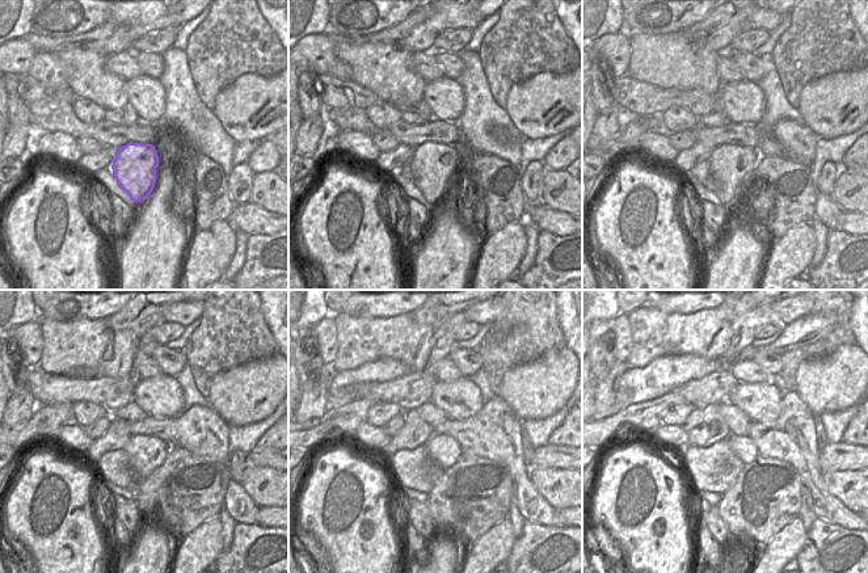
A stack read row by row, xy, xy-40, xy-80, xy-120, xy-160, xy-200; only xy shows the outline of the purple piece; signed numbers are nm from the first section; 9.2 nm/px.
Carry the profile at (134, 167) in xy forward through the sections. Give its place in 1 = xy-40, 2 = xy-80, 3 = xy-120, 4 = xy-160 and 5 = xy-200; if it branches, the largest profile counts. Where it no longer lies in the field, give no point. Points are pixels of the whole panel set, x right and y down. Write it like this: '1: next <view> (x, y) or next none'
1: next xy-40 (433, 164)
2: next xy-80 (729, 164)
3: next xy-120 (144, 453)
4: next xy-160 (445, 450)
5: next xy-200 (744, 447)

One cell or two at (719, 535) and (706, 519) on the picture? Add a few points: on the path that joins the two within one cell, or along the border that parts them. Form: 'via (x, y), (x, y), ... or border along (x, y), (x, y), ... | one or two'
via (719, 531), (710, 522) | one

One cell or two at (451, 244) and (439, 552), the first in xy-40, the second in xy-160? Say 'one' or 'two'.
one

